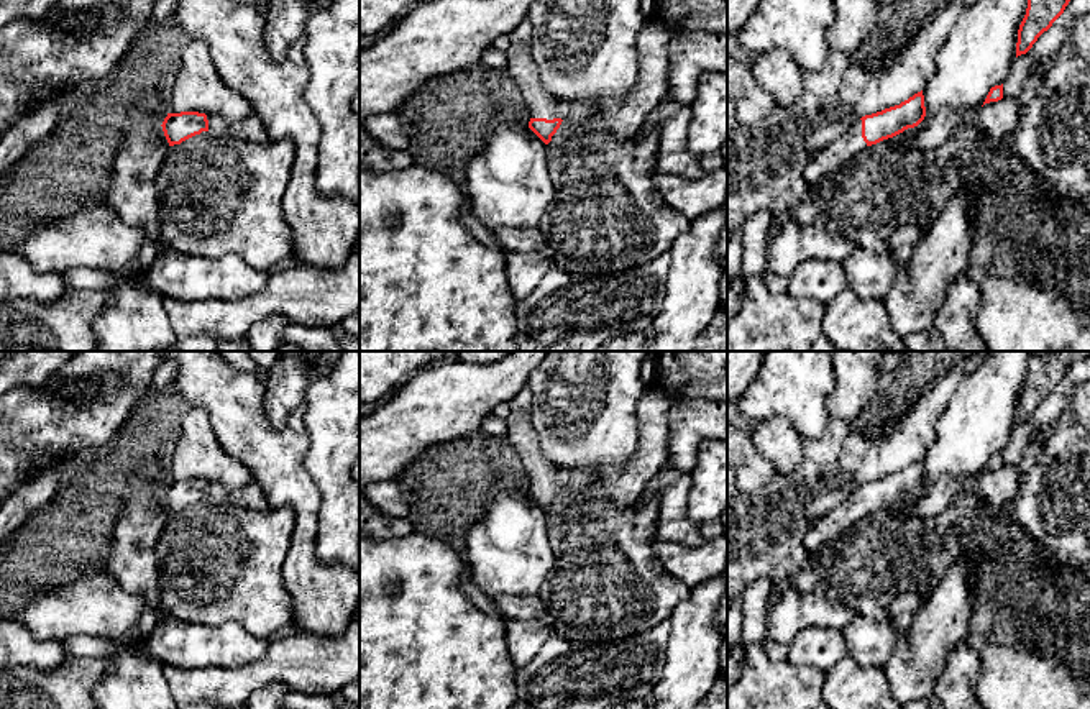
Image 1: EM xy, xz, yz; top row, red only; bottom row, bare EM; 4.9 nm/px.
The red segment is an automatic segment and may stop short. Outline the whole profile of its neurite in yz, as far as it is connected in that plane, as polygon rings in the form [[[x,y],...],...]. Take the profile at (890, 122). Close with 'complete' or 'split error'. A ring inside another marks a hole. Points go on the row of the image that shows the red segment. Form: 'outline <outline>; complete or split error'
outline [[[923,90],[882,112],[865,115],[837,136],[831,144],[814,153],[804,169],[808,184],[834,172],[867,146],[893,138],[908,128],[918,126],[926,117]]]; split error

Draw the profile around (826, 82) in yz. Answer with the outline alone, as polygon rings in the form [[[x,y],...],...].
[[[831,51],[819,71],[801,72],[804,90],[819,98],[834,98],[840,90],[849,66],[850,56],[847,53]]]

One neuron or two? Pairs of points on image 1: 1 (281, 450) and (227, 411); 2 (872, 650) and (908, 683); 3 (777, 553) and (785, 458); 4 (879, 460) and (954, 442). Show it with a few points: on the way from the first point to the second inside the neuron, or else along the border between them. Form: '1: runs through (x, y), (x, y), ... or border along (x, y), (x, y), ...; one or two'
1: runs through (268, 450), (240, 424); one
2: border along (897, 635), (890, 657), (882, 667); two
3: border along (805, 458), (792, 471), (780, 473); two
4: border along (943, 414), (936, 424), (936, 437), (921, 457); two

